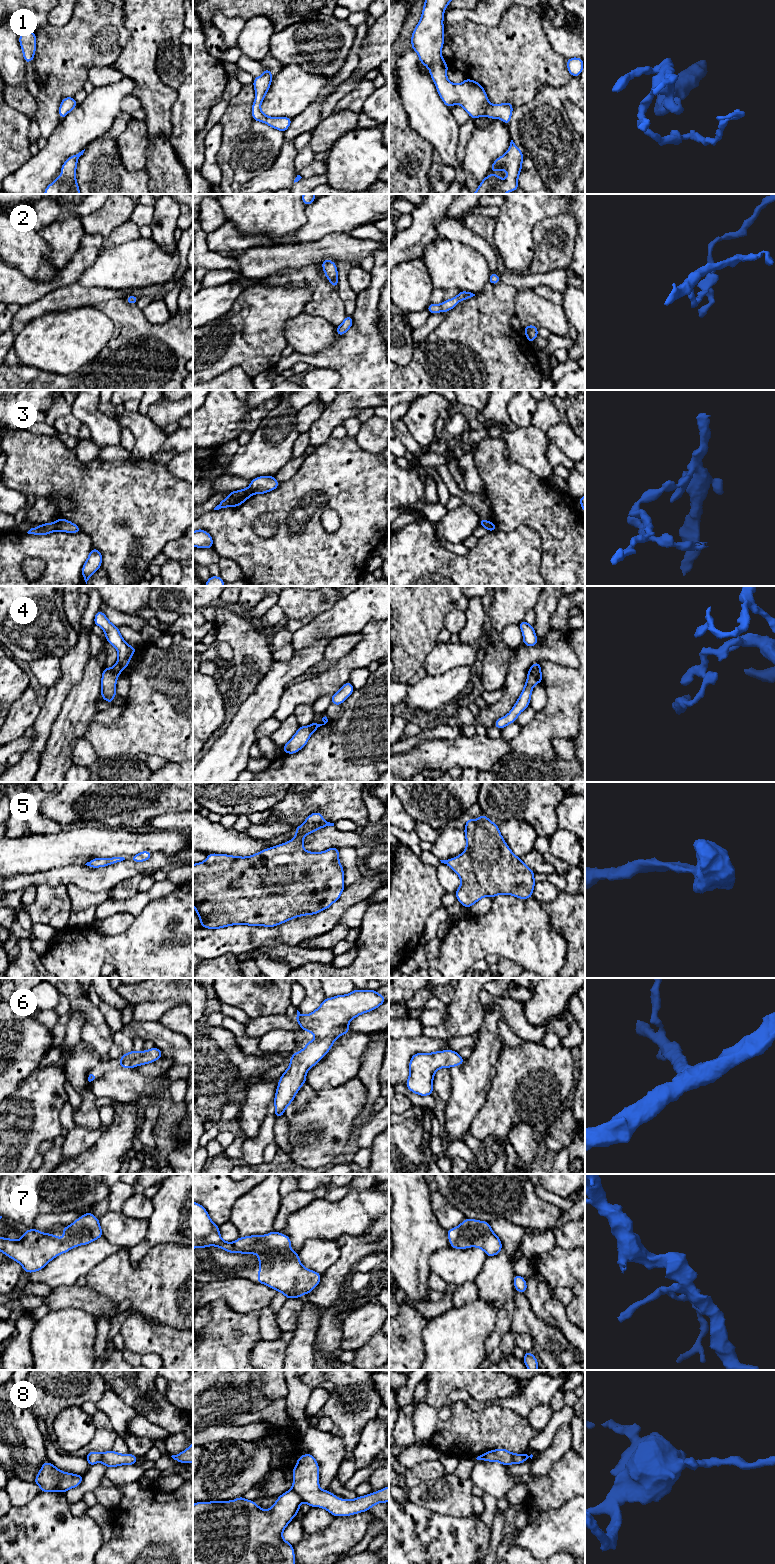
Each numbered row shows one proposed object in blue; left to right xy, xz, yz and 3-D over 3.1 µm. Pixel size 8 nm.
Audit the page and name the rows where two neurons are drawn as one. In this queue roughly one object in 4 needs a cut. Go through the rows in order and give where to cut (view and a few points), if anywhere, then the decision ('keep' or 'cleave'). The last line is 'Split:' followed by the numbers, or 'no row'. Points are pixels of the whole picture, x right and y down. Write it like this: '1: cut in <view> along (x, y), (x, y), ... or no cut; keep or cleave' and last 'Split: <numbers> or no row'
1: no cut; keep
2: no cut; keep
3: cut in xy along (54, 522), (56, 530); cleave
4: cut in xy along (112, 668), (118, 673); cleave
5: no cut; keep
6: no cut; keep
7: no cut; keep
8: cut in xz along (291, 1489), (302, 1501); cleave
Split: 3, 4, 8

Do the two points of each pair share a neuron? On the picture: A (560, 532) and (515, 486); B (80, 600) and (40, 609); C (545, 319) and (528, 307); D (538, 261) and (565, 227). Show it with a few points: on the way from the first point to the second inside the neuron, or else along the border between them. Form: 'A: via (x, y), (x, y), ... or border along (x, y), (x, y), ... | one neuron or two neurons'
A: via (550, 521), (526, 497) | one neuron
B: border along (62, 596), (63, 611), (72, 626) | two neurons
C: via (541, 315), (532, 309) | one neuron
D: via (546, 253), (554, 245), (554, 238), (557, 235) | one neuron

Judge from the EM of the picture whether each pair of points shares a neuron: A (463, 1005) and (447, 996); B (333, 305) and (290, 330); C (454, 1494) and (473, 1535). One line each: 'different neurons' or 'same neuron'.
A: different neurons
B: different neurons
C: different neurons

